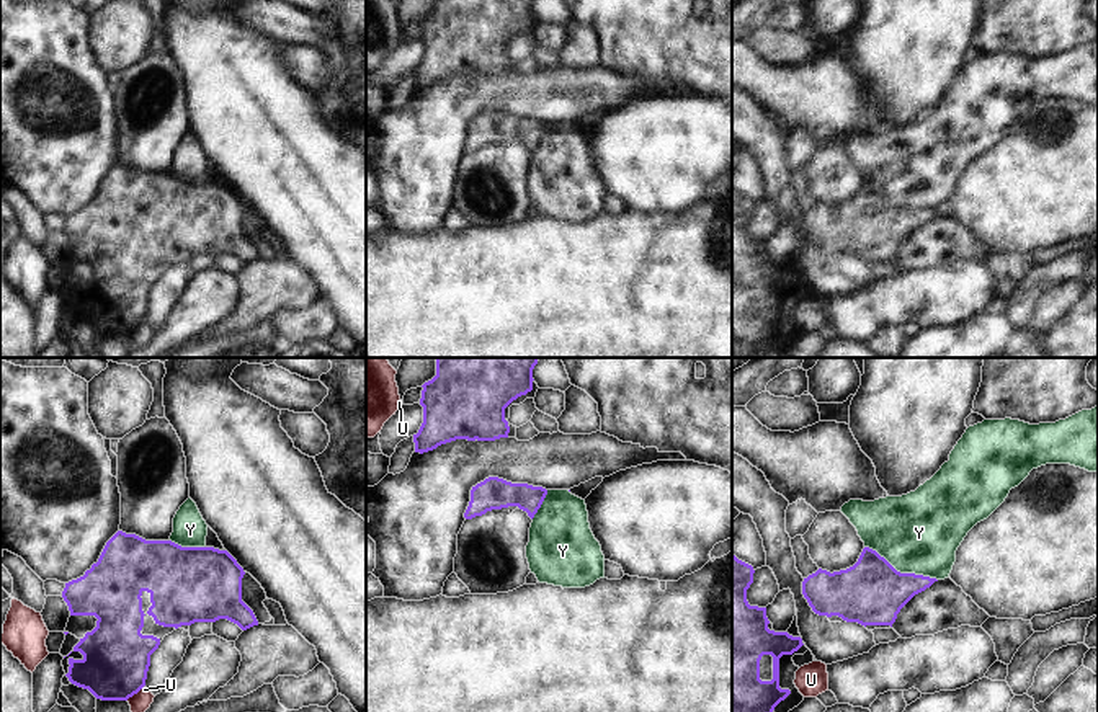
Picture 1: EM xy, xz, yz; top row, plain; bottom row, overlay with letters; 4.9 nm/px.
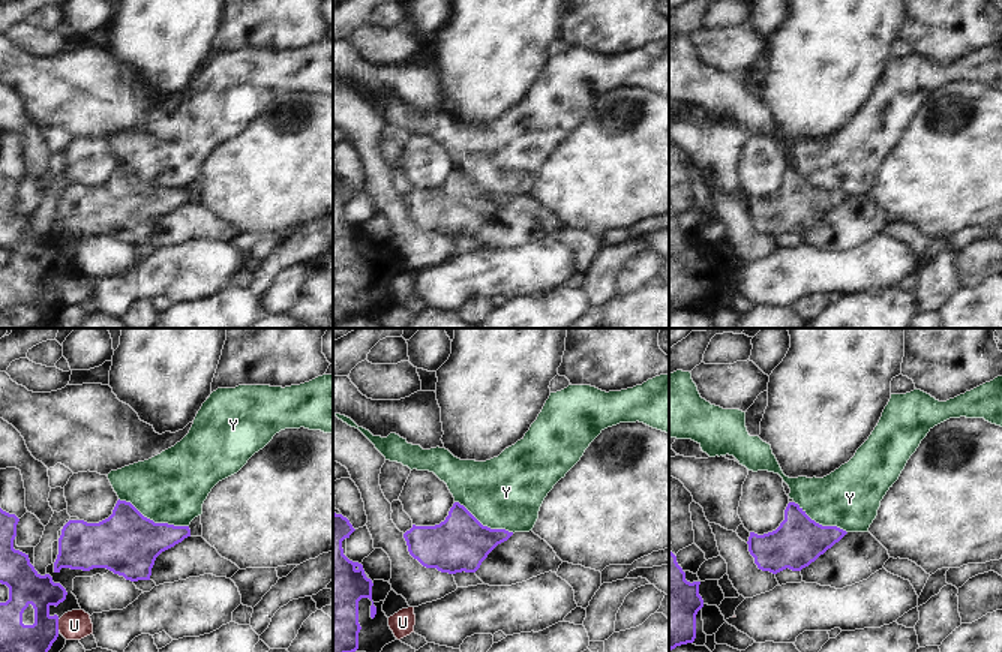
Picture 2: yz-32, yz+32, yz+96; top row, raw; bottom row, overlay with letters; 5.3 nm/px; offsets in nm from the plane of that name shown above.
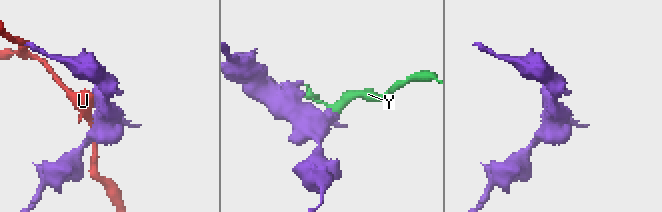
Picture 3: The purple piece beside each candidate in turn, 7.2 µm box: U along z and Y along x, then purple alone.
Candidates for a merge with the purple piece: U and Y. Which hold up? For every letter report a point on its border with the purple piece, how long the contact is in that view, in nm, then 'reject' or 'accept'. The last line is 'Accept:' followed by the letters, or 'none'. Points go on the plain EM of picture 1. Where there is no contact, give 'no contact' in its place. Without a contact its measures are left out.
U: meets purple in xy at (134, 327); contact 110 nm long; reject
Y: meets purple in yz at (899, 206); contact 400 nm long; reject
Accept: none

